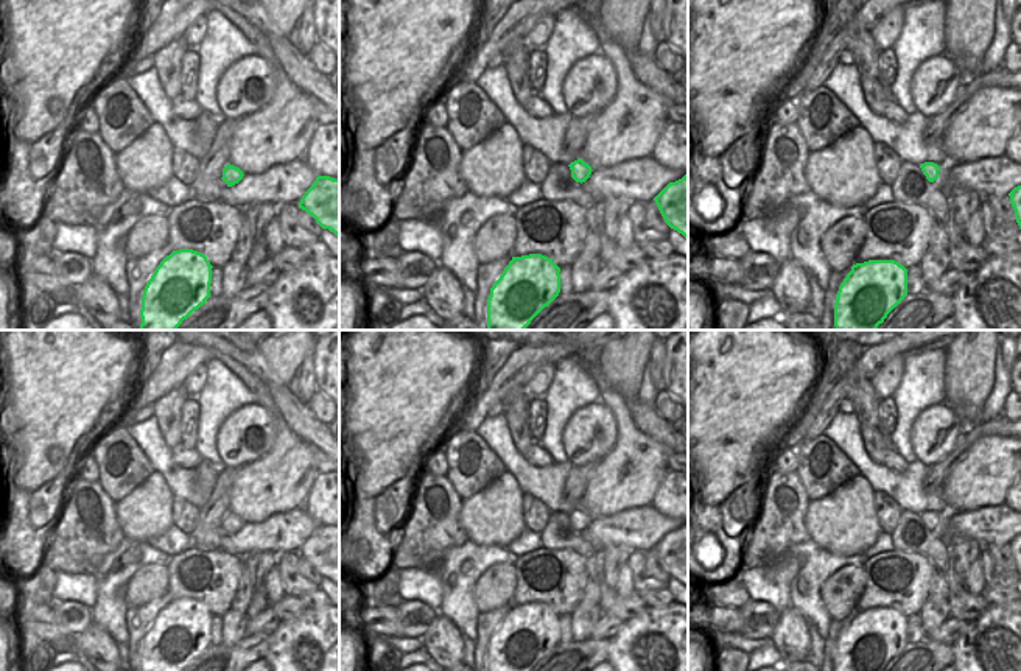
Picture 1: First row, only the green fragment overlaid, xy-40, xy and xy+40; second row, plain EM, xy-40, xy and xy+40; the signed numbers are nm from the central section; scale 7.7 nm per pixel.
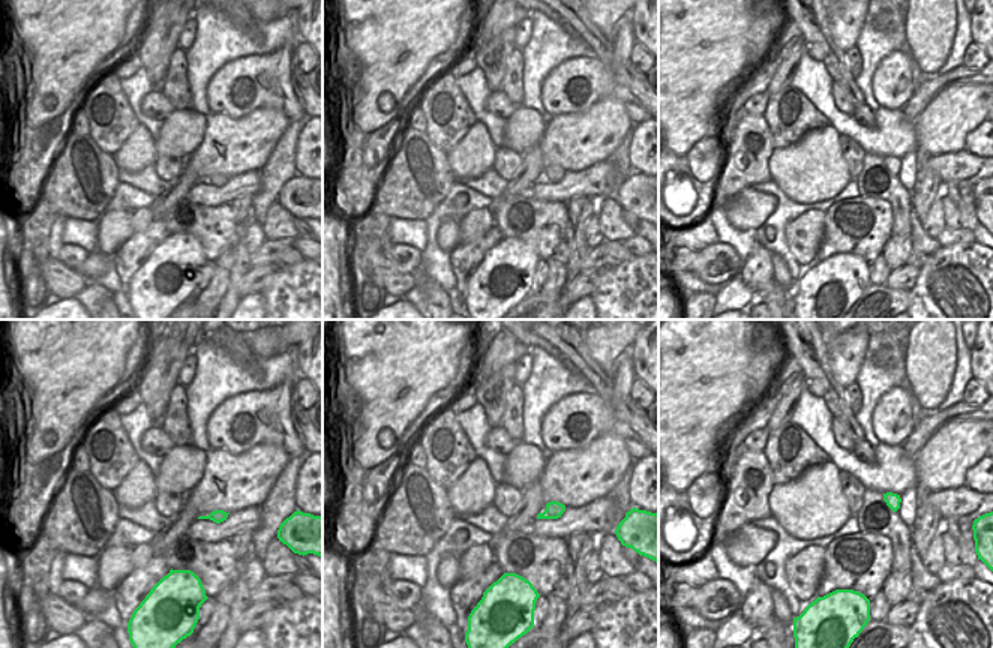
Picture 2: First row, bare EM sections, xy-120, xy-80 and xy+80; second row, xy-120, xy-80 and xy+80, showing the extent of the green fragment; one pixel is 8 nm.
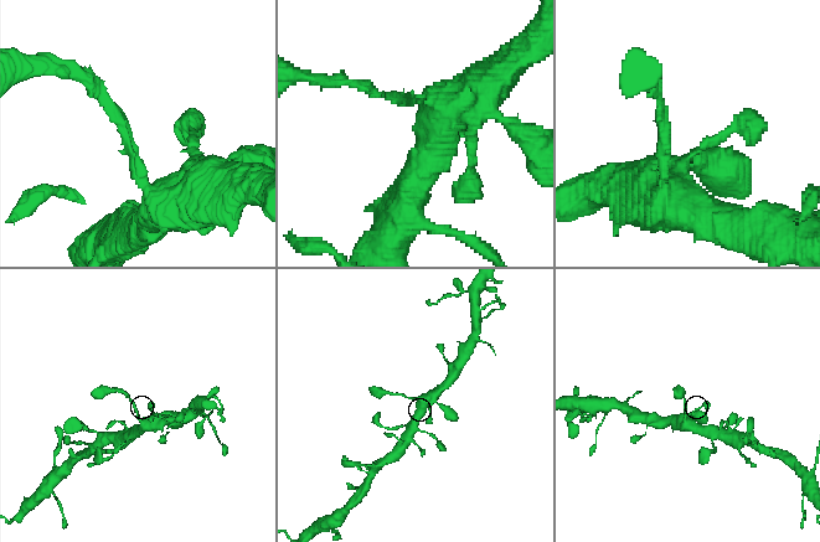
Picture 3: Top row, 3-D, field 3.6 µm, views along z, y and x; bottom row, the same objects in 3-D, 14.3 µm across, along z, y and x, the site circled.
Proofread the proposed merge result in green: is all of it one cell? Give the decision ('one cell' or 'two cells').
one cell

